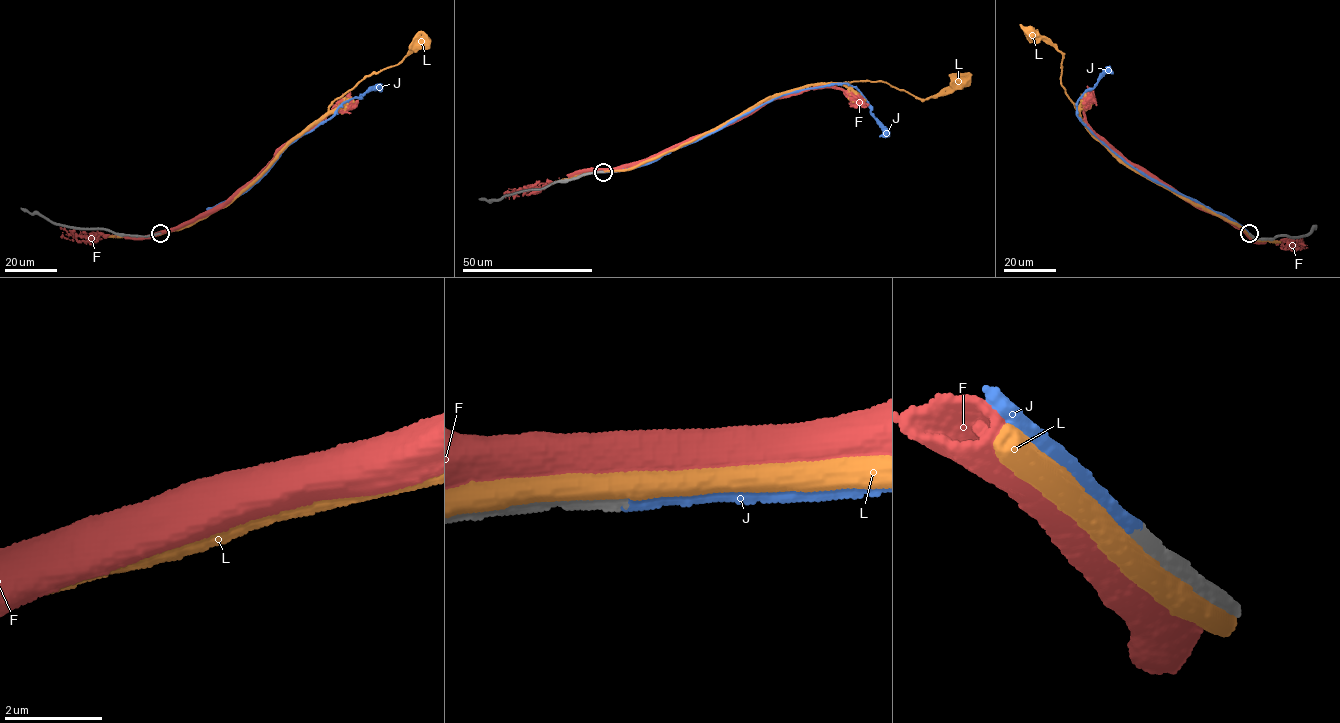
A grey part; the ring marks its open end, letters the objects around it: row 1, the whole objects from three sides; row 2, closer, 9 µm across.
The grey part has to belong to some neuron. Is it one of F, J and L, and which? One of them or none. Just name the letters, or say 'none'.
J

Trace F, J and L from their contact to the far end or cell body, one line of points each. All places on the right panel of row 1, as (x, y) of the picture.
F: (1250, 235), (1218, 215), (1193, 204), (1098, 137), (1088, 128), (1083, 115), (1088, 93)
J: (1249, 234), (1226, 216), (1140, 172), (1109, 149), (1080, 120), (1076, 107), (1079, 98), (1092, 89), (1110, 66)
L: (1251, 235), (1127, 165), (1095, 139), (1063, 88), (1060, 79), (1061, 53), (1043, 38), (1030, 33)

